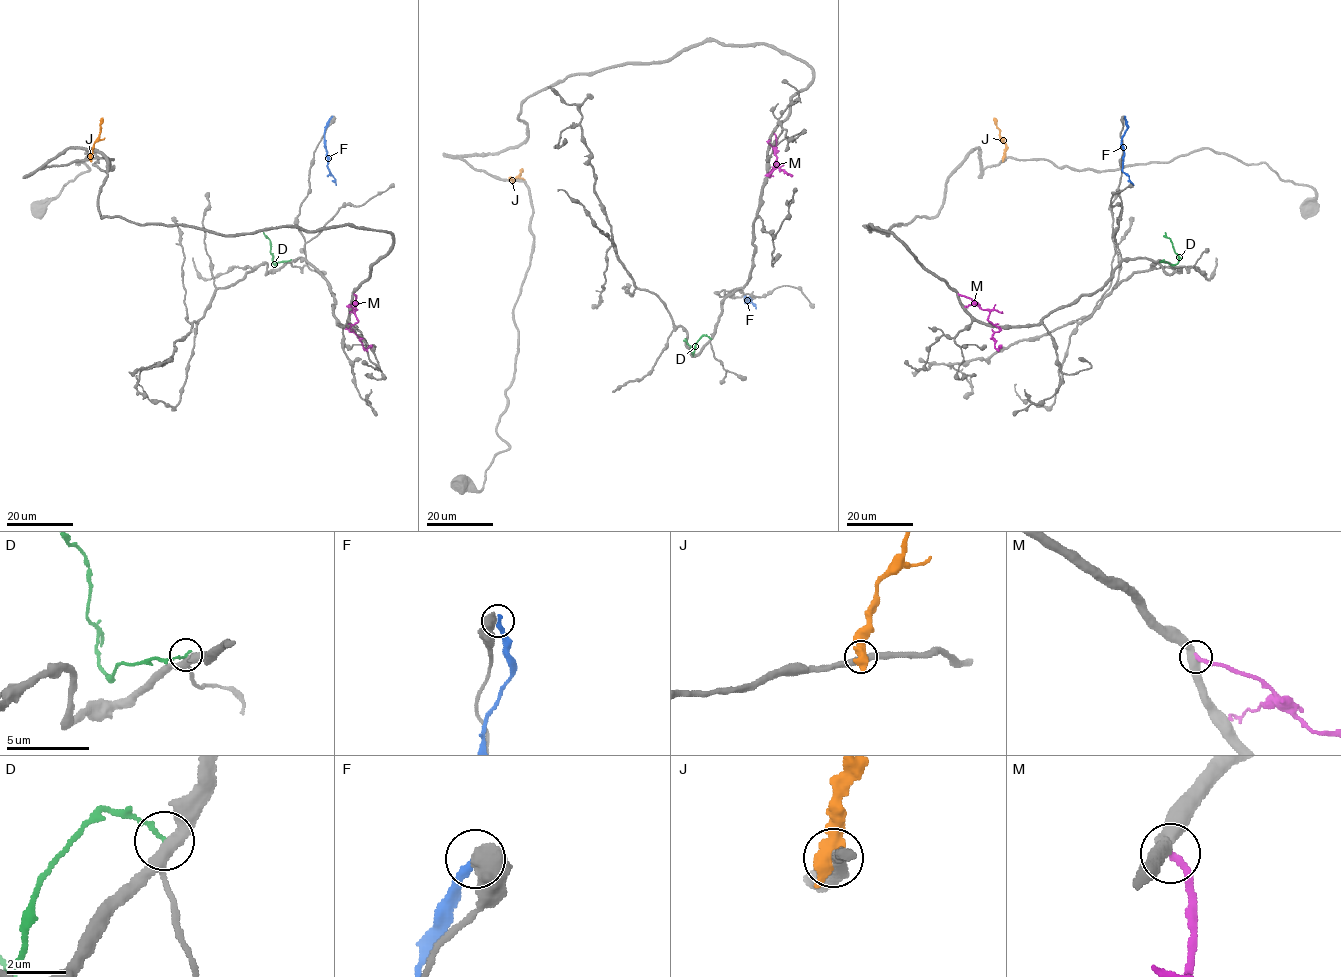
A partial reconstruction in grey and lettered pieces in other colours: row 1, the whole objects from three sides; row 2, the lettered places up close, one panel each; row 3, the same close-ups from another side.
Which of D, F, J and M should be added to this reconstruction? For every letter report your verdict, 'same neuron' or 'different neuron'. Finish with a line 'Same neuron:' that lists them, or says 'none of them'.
D: different neuron
F: different neuron
J: different neuron
M: different neuron
Same neuron: none of them

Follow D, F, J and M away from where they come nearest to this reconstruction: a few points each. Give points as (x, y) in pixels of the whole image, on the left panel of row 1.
D: (290, 260), (275, 264), (272, 262), (270, 241), (263, 232)
F: (331, 117), (324, 129), (324, 146), (328, 170), (336, 185)
J: (90, 158), (102, 118)
M: (354, 294), (358, 321), (349, 329), (366, 349), (372, 344)

